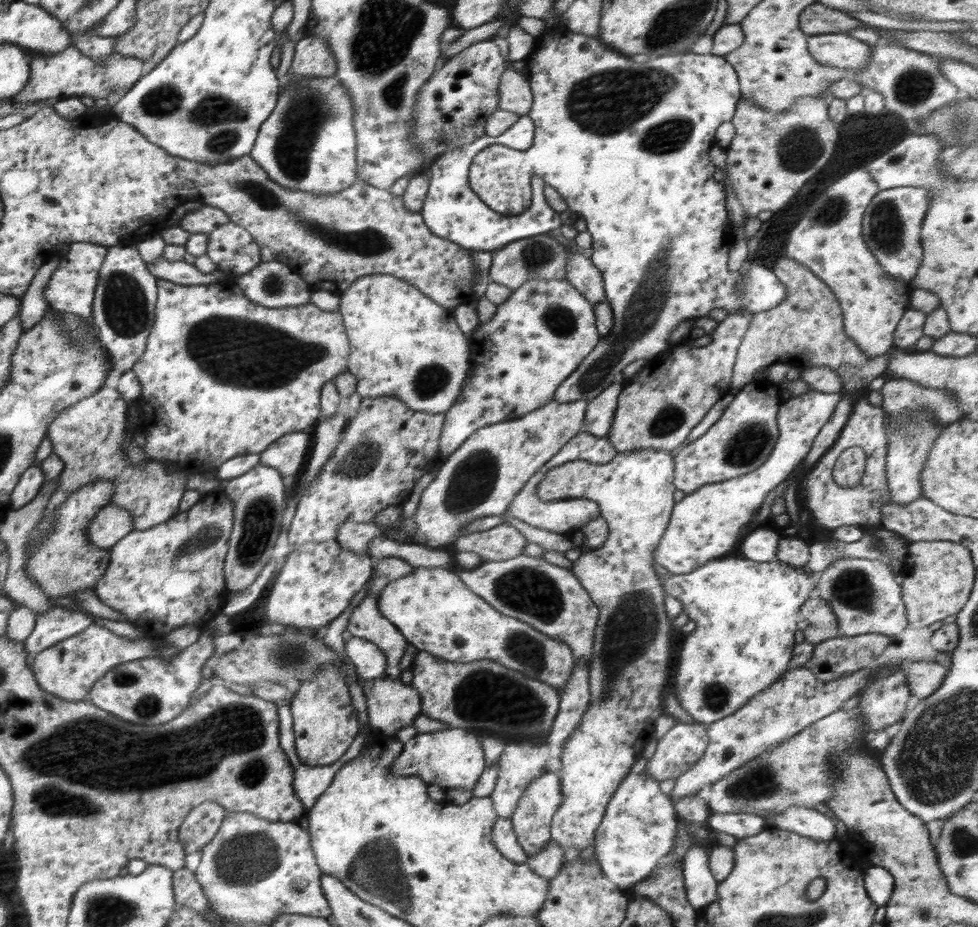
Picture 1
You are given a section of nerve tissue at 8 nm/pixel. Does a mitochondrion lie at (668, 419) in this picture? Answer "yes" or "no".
yes

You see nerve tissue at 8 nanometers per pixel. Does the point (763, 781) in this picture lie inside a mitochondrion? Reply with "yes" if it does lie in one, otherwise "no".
yes

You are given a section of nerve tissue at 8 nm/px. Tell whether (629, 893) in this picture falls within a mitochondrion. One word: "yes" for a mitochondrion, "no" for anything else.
no

